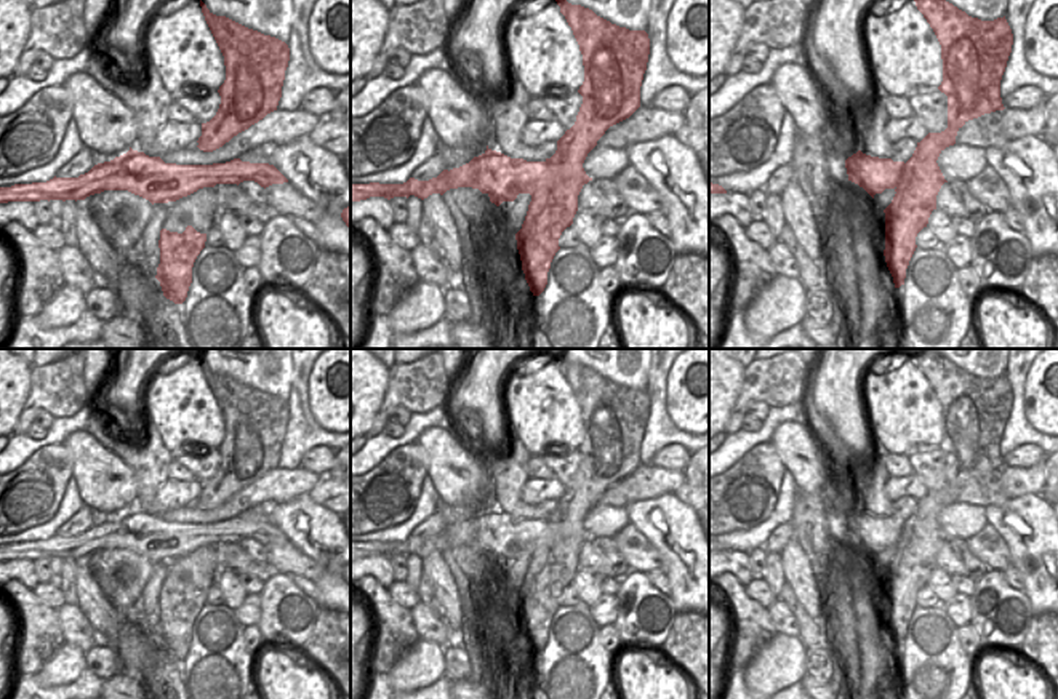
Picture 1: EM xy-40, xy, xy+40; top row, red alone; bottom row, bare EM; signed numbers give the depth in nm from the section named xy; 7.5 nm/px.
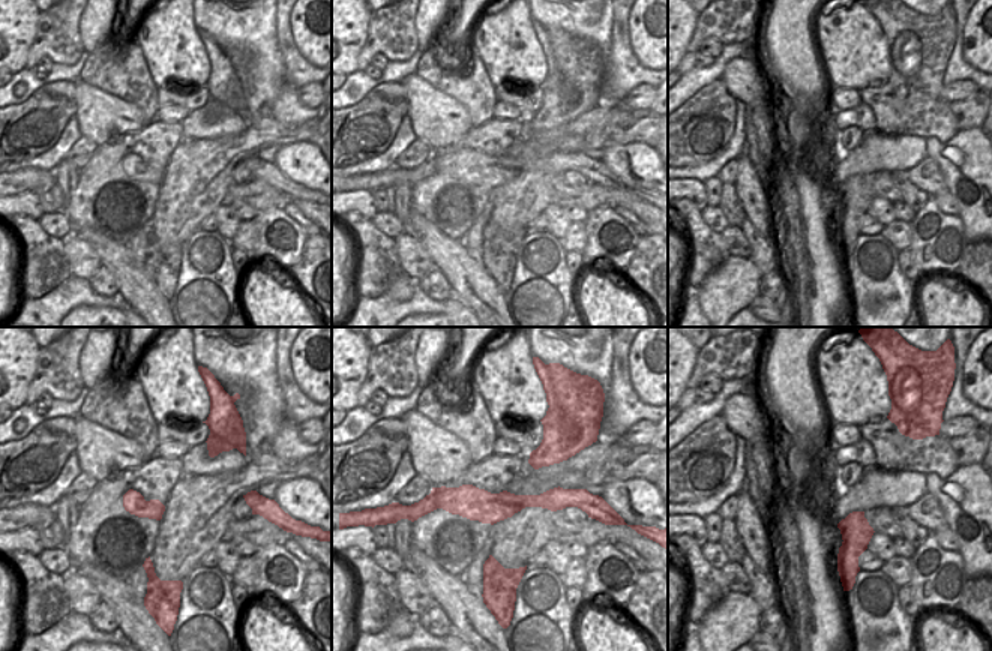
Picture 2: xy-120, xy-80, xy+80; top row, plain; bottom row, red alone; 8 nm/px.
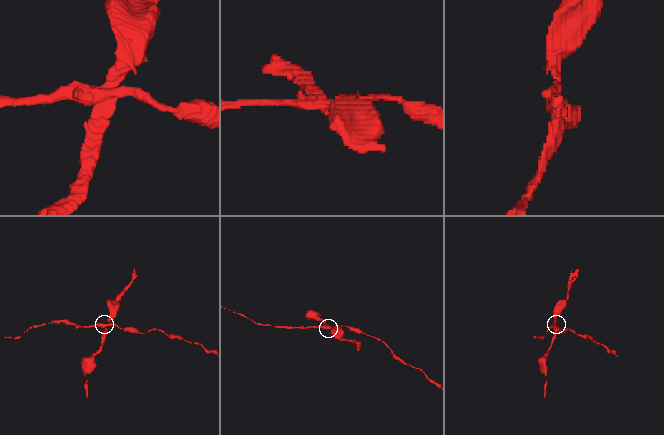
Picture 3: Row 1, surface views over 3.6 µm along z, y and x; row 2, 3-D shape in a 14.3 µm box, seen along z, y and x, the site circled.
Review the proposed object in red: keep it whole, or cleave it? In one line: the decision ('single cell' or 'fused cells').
fused cells

